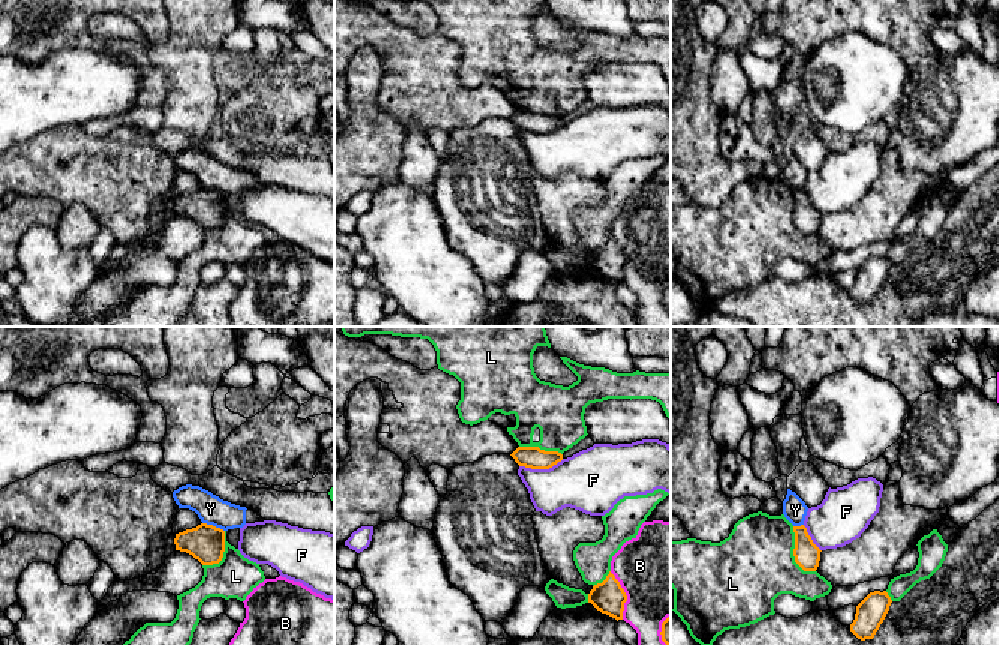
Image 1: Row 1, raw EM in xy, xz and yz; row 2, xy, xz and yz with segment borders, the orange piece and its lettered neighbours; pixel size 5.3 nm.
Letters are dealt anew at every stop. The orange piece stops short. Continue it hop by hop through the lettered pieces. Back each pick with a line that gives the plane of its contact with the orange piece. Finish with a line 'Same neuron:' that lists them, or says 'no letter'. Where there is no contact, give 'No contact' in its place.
Same neuron: no letter

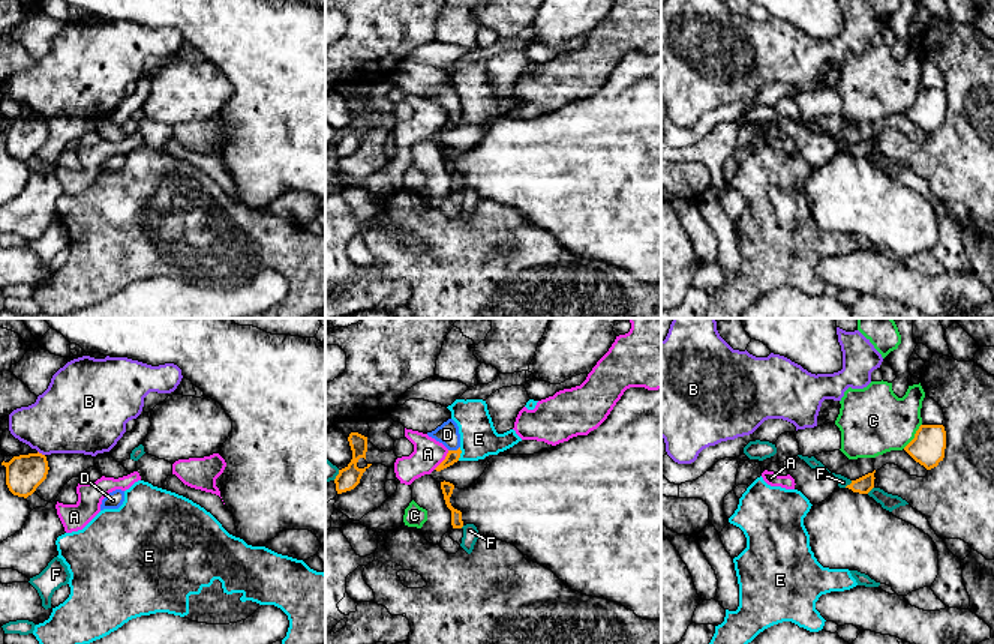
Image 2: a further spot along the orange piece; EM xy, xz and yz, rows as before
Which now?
D: Touches orange in xz
Same neuron: D

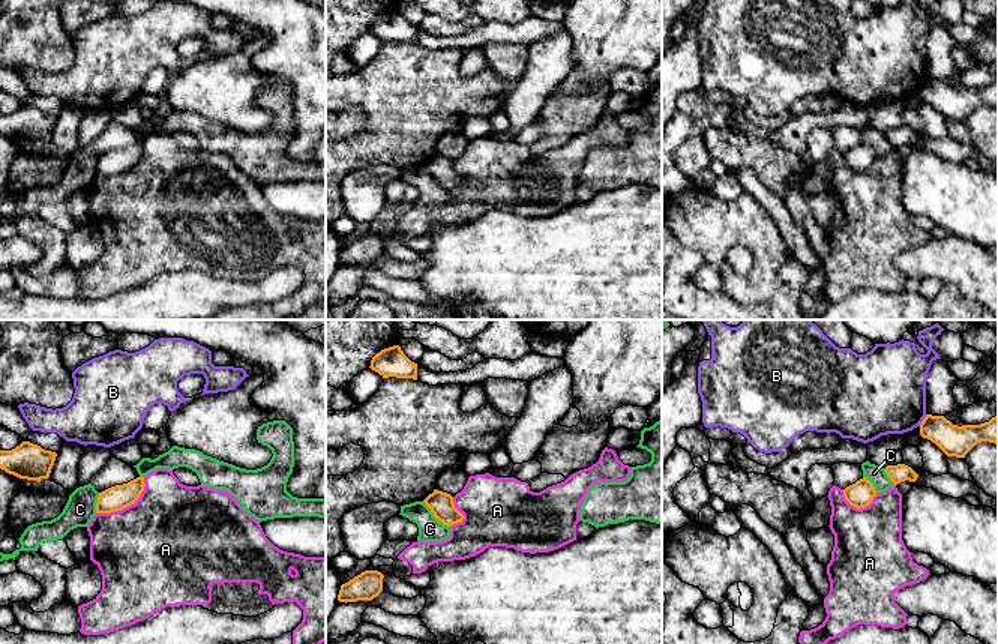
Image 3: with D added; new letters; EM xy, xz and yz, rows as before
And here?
Same neuron: no letter

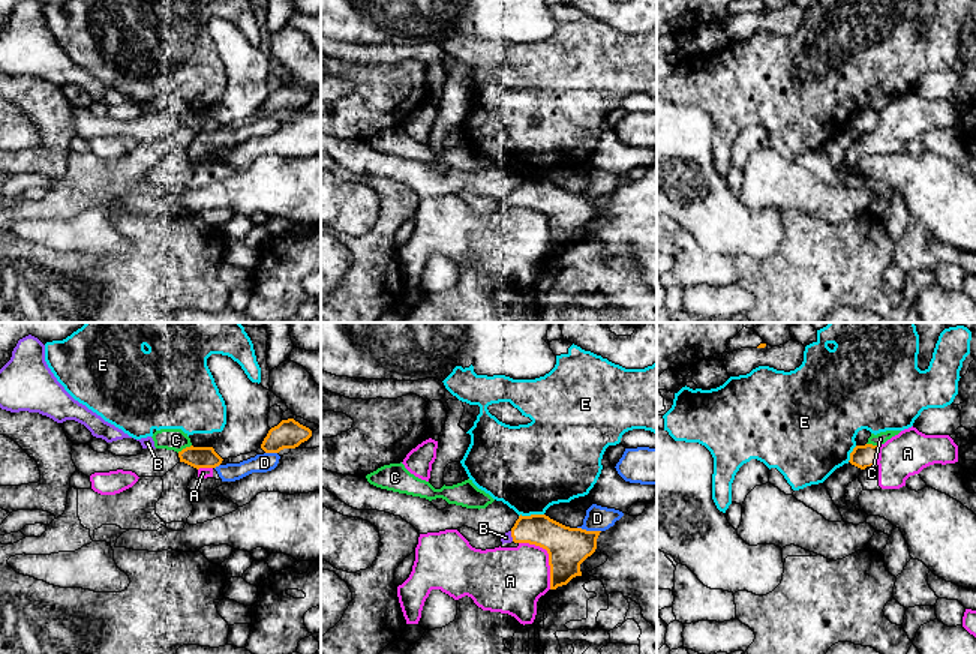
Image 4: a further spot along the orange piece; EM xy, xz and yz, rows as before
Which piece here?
B: Touches orange in xz
Same neuron: B

